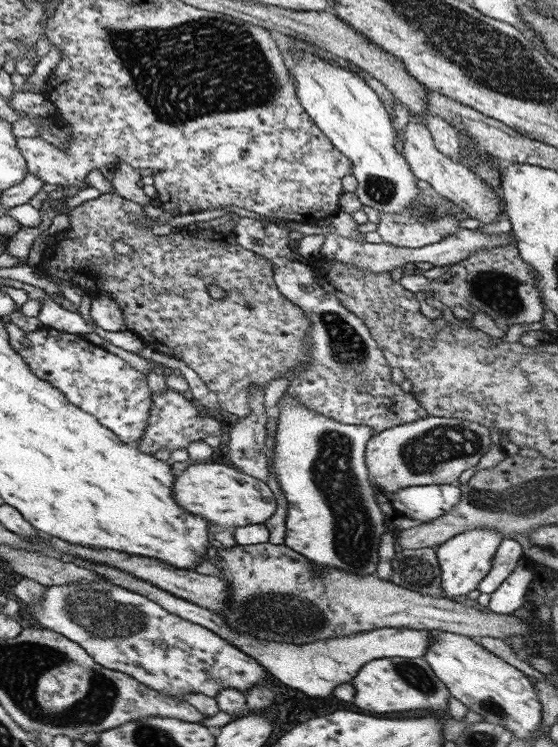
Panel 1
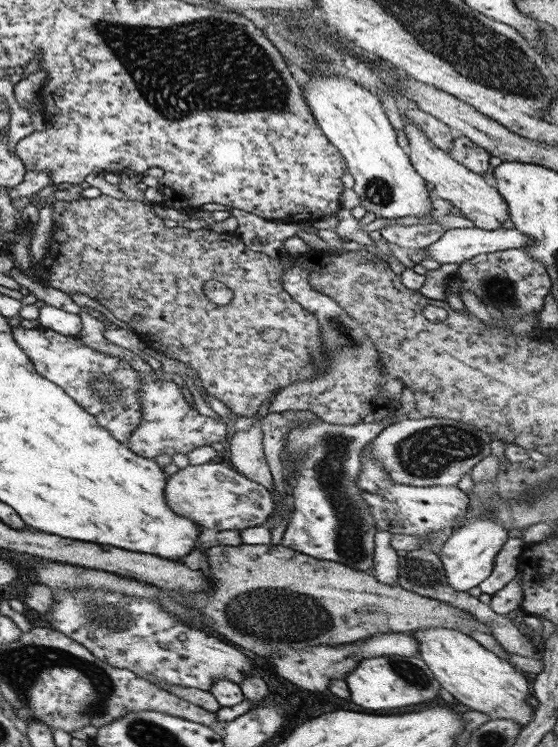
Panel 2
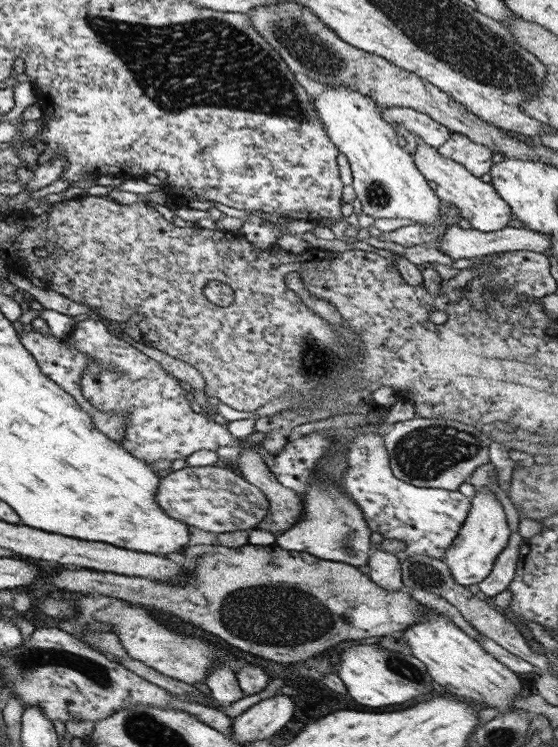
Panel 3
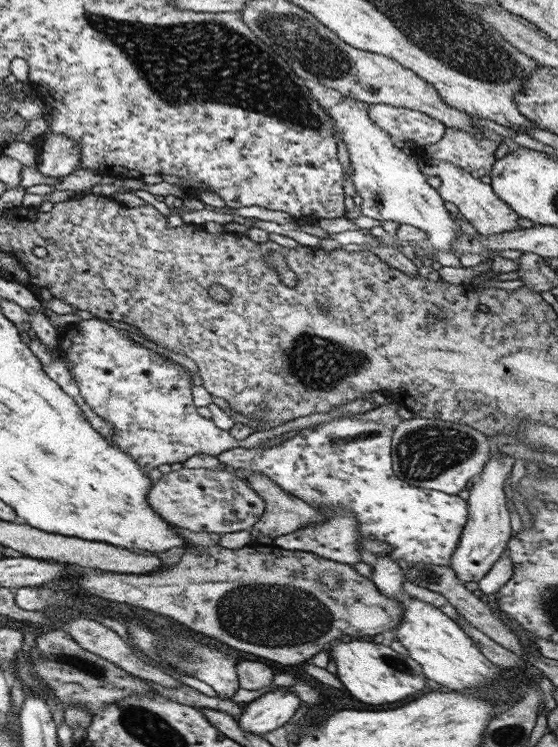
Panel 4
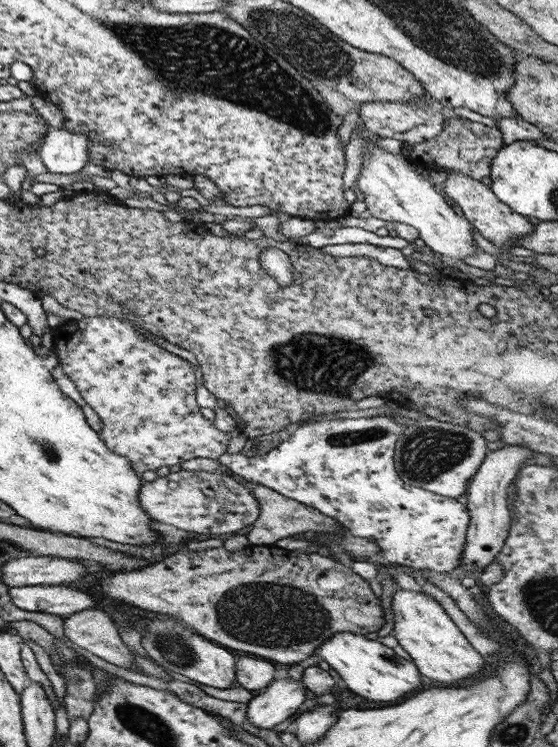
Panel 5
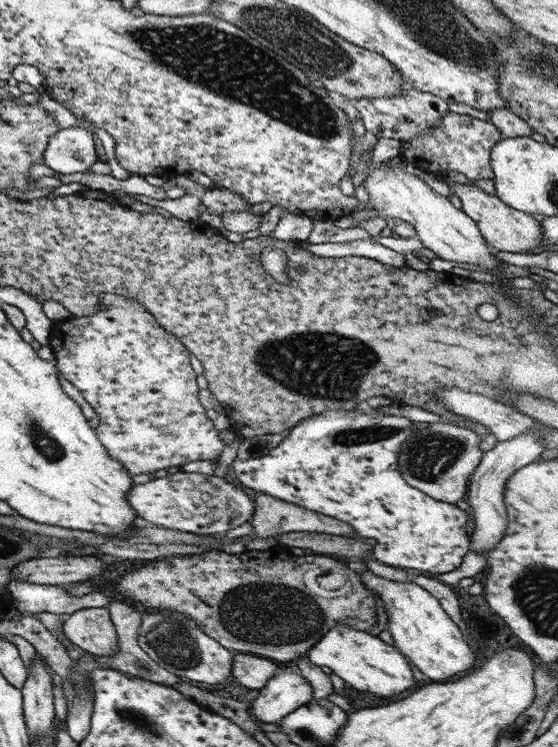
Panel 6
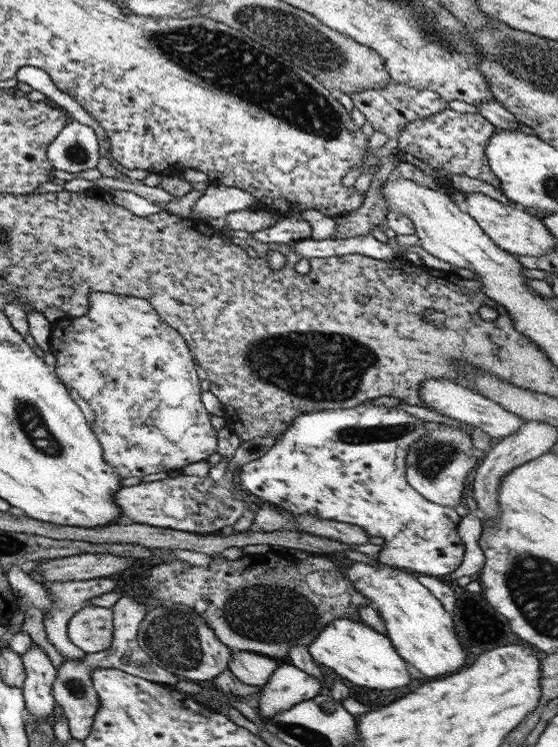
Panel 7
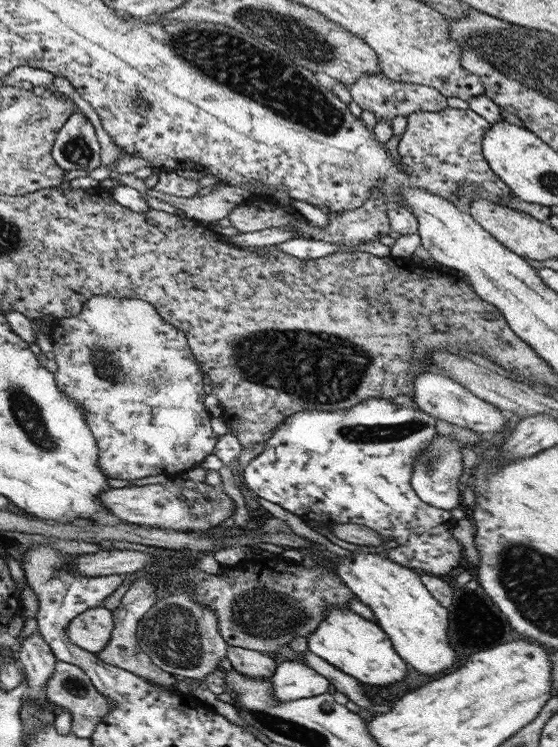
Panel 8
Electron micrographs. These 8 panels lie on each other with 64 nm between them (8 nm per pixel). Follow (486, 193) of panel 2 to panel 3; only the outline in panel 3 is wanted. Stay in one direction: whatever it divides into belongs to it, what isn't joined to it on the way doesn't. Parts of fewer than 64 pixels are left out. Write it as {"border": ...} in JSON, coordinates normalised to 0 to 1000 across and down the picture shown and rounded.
{"border":[[[746,186],[744,202],[737,209],[758,238],[763,242],[780,244],[778,258],[785,265],[812,280],[815,278],[826,292],[837,295],[848,307],[858,311],[898,308],[921,293],[921,286],[909,272],[887,257],[880,245],[862,242],[858,237],[848,236],[835,225],[812,214],[794,212],[780,197],[769,195],[760,187]]]}

